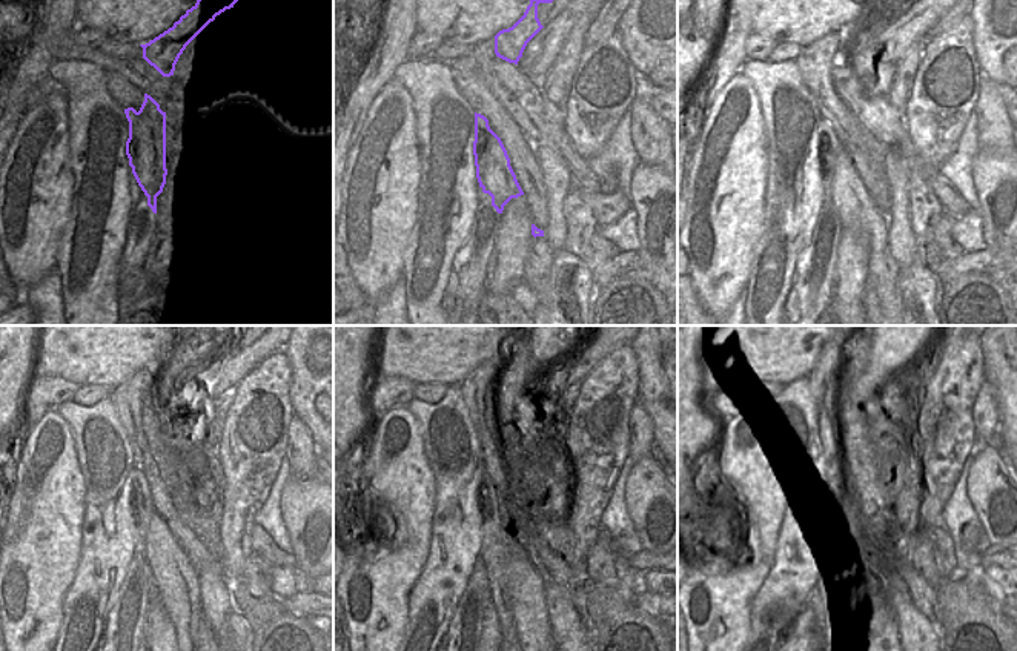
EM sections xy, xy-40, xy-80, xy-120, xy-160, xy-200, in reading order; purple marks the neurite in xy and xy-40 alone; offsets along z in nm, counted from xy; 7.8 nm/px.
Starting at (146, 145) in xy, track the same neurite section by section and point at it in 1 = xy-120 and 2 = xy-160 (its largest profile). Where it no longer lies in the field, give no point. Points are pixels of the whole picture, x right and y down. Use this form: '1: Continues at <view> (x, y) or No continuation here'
1: Continues at xy-120 (177, 581)
2: Continues at xy-160 (507, 562)

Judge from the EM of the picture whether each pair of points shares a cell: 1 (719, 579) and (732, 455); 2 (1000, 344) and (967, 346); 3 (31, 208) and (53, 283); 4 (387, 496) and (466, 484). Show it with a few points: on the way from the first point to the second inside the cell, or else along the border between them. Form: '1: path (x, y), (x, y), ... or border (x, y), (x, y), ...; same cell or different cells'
1: path (753, 562), (755, 490); same cell
2: border (977, 341), (982, 350), (985, 380); different cells
3: border (53, 269), (26, 289); different cells
4: border (424, 455), (435, 479), (432, 524); different cells

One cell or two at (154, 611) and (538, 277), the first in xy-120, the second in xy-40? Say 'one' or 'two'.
one

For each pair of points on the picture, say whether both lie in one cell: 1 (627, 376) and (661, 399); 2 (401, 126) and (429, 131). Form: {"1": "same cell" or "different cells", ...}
{"1": "different cells", "2": "different cells"}

